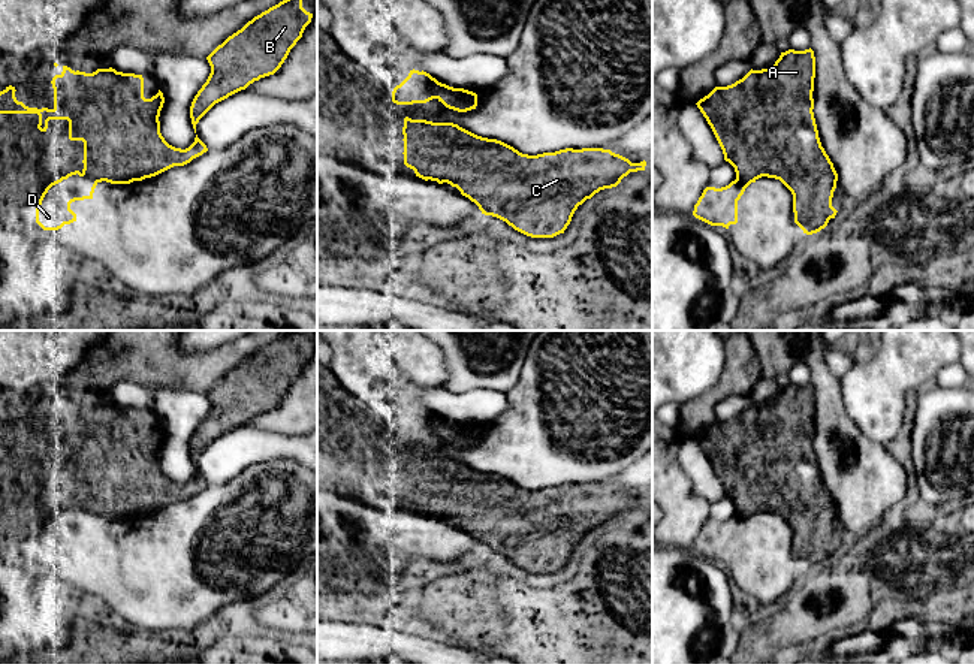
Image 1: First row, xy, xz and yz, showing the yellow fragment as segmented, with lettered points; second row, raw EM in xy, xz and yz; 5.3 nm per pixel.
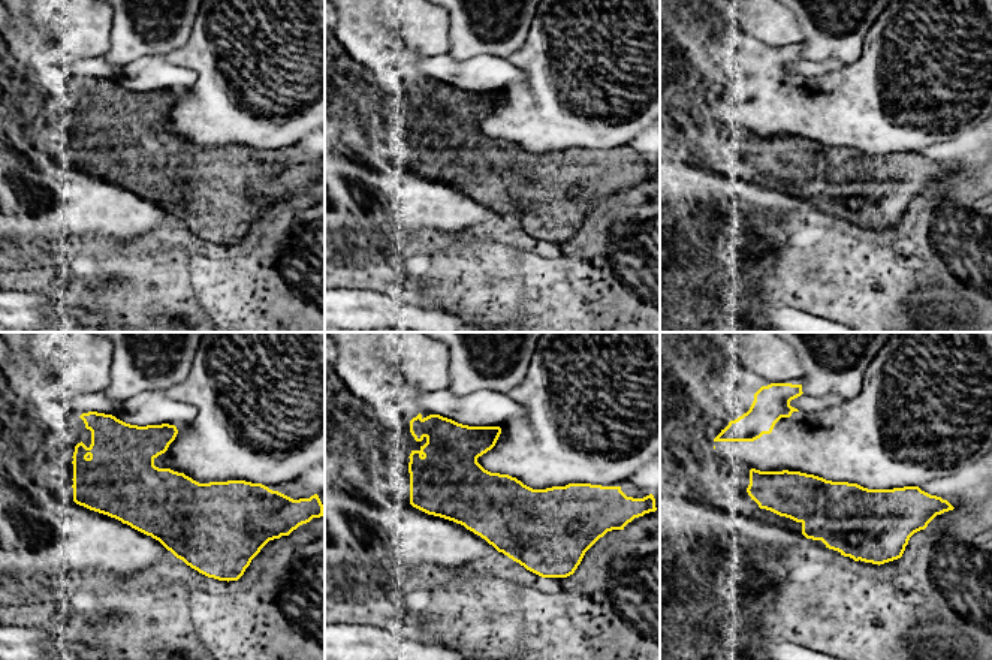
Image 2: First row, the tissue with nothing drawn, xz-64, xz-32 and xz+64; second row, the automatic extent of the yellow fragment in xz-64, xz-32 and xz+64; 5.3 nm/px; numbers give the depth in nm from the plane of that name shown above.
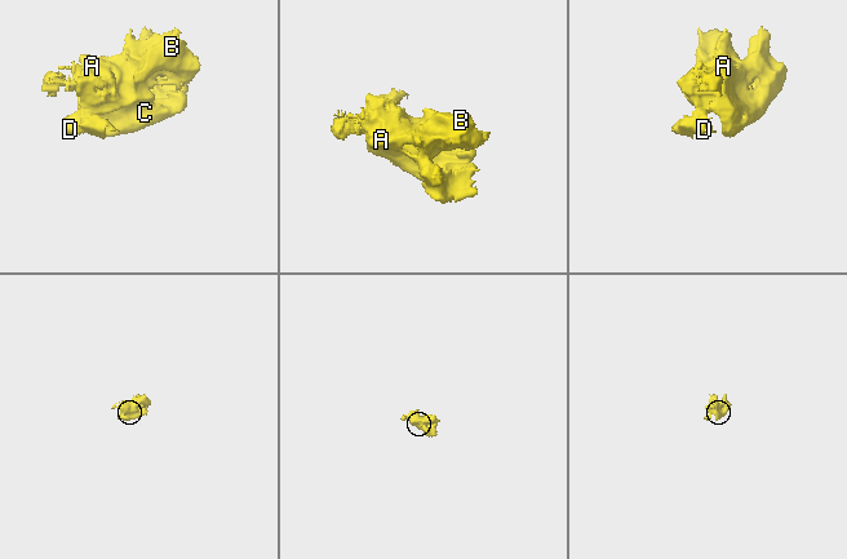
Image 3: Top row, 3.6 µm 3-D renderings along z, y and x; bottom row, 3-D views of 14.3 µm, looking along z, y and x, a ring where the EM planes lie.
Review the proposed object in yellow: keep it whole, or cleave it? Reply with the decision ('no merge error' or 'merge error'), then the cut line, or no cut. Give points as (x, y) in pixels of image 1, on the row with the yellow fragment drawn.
merge error; cut yz (757, 177), (736, 180)

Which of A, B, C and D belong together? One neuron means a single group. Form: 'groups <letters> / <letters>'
groups A B C / D

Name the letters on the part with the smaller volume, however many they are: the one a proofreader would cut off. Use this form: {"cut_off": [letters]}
{"cut_off": ["D"]}

